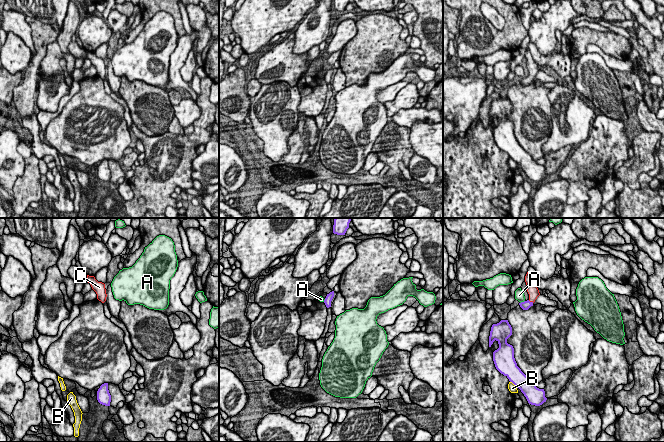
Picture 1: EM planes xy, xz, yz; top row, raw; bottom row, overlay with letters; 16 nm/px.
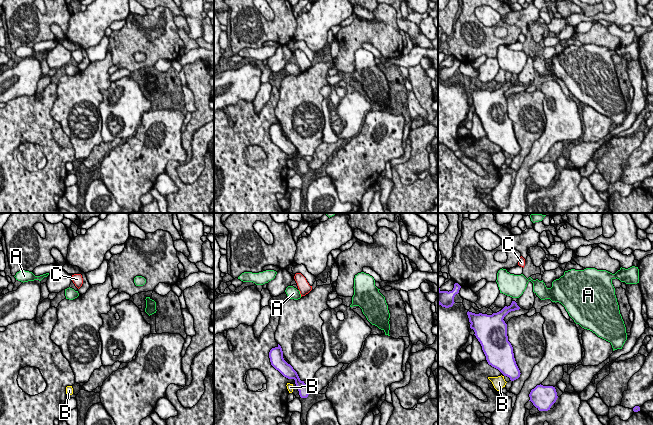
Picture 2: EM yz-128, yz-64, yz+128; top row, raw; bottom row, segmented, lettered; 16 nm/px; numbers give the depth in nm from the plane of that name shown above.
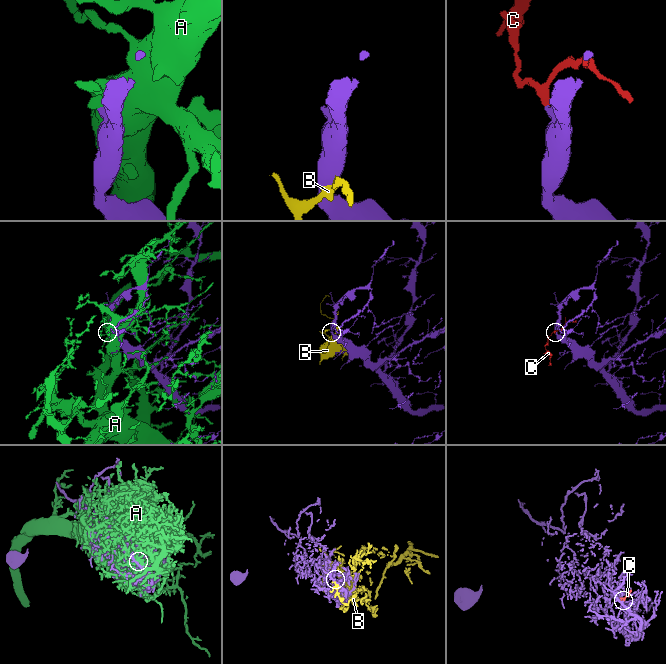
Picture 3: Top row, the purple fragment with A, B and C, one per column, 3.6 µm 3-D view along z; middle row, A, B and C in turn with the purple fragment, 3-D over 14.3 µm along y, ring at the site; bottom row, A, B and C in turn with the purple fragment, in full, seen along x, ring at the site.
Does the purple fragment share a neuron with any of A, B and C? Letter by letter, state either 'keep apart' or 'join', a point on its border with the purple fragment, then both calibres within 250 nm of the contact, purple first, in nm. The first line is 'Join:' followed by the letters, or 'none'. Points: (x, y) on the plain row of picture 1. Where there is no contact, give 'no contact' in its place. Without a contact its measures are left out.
Join: C
A: keep apart; meets purple in yz at (522, 78); 140 nm thick on the purple side, 160 nm on the other
B: keep apart; meets purple in yz at (514, 160); 260 nm thick on the purple side, 130 nm on the other
C: join; meets purple in yz at (531, 78); 140 nm thick on the purple side, 170 nm on the other

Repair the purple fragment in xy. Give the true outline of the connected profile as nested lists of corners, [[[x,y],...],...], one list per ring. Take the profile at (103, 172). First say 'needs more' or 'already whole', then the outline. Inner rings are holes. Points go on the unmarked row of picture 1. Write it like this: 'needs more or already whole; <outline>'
already whole; [[[104,159],[97,167],[97,176],[100,180],[110,182],[111,171],[108,166],[108,159]]]

